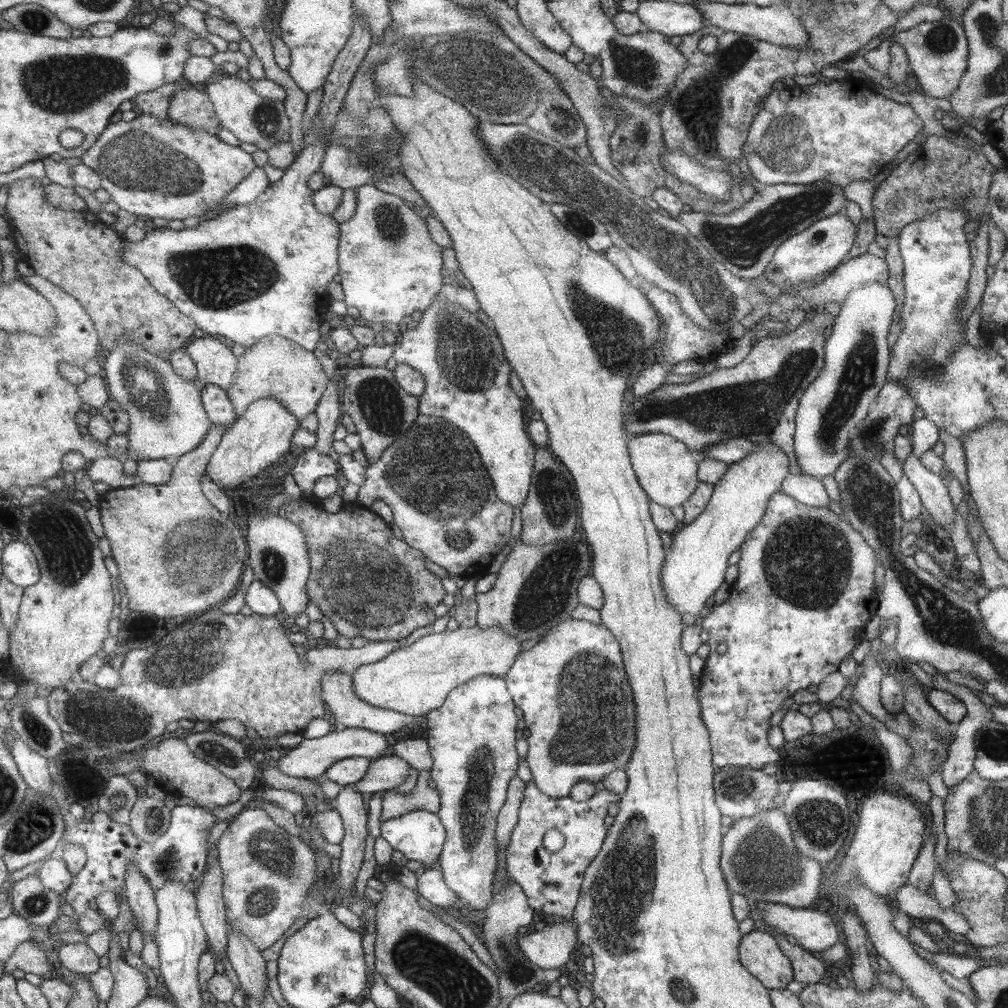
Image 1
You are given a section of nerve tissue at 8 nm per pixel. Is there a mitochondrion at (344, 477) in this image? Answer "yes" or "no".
no

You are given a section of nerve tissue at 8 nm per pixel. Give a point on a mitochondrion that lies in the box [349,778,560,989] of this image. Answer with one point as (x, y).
(518, 972)

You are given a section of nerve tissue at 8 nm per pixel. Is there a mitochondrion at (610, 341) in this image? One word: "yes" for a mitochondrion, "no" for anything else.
yes

